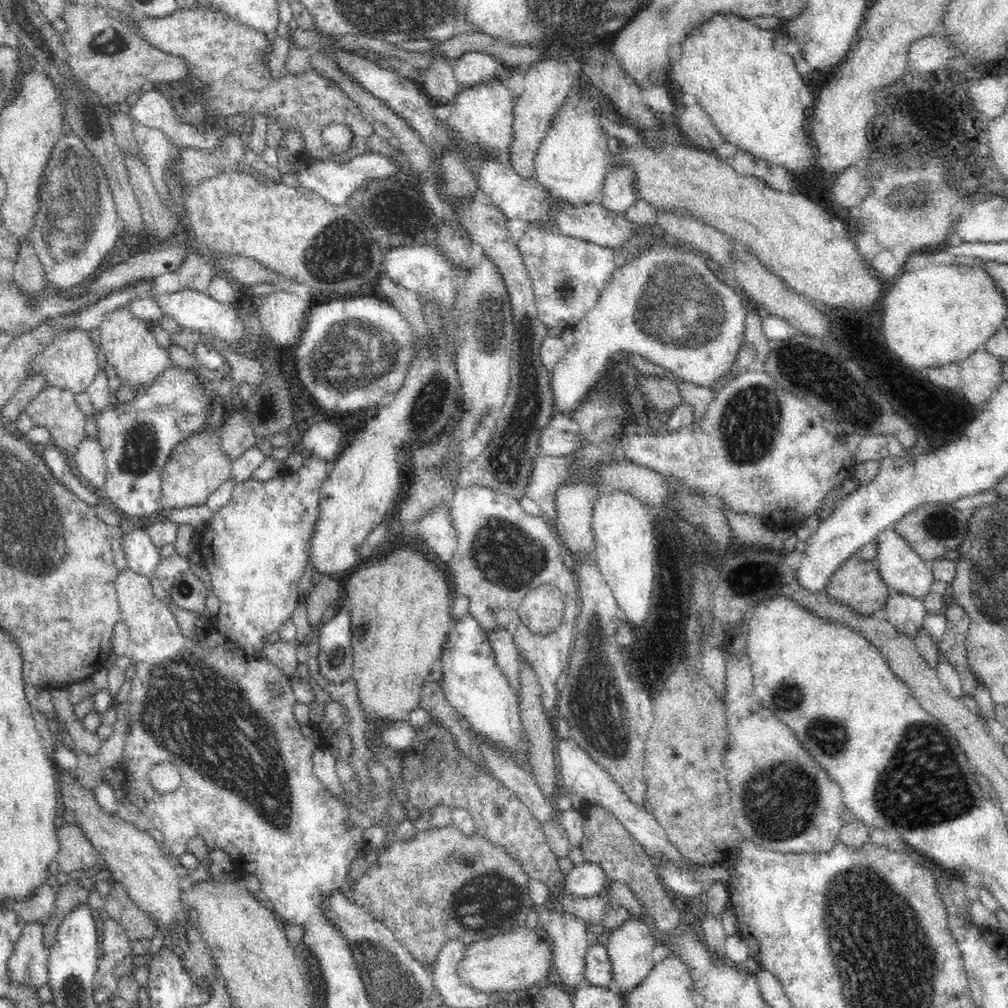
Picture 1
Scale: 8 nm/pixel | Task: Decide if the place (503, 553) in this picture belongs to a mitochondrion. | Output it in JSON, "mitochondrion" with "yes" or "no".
{"mitochondrion":"yes"}

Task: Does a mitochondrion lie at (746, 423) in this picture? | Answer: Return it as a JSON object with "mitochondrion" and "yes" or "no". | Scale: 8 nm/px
{"mitochondrion":"yes"}

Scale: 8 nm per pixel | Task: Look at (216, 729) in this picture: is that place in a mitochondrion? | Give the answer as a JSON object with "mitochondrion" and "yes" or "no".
{"mitochondrion":"yes"}

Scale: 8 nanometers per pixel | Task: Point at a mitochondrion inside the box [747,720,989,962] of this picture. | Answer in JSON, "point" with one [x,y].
{"point":[922,760]}

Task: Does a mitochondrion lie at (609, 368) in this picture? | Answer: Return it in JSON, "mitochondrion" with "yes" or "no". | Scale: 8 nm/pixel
{"mitochondrion":"no"}

